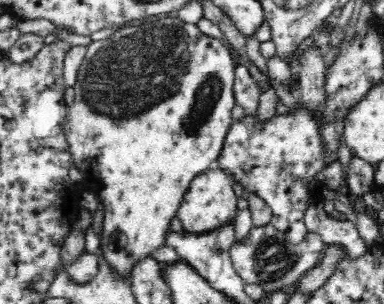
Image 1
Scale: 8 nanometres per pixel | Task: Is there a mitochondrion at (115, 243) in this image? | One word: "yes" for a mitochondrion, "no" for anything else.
no

